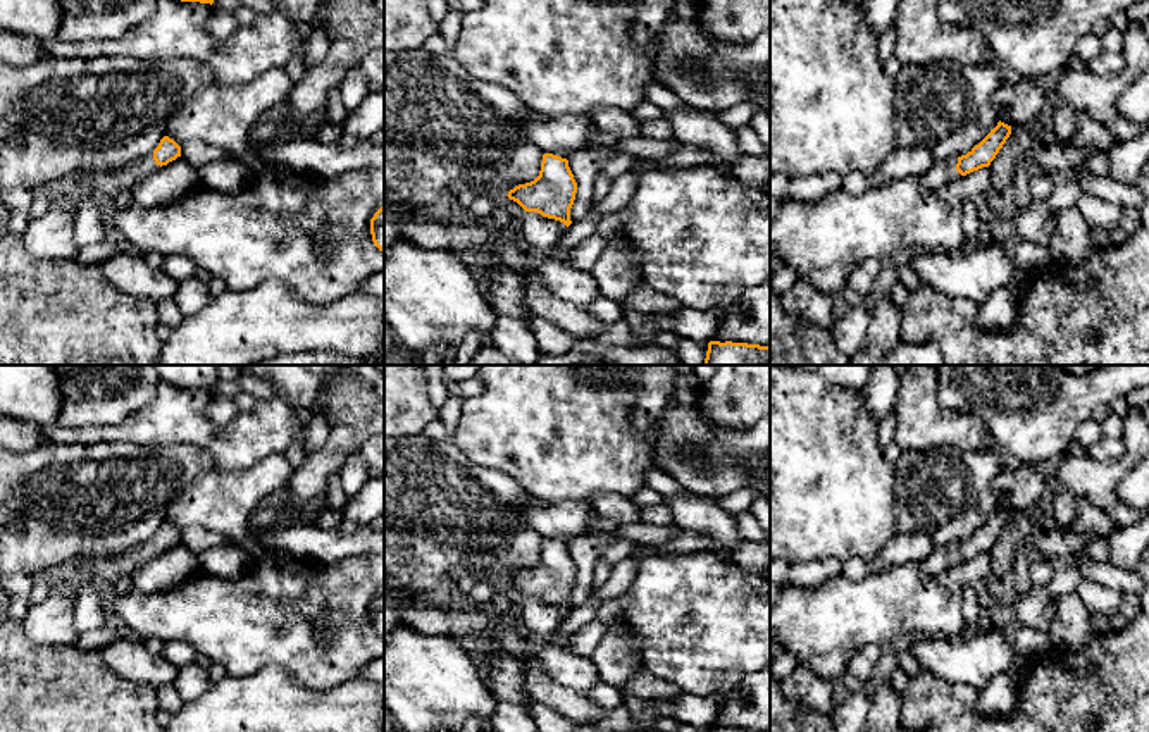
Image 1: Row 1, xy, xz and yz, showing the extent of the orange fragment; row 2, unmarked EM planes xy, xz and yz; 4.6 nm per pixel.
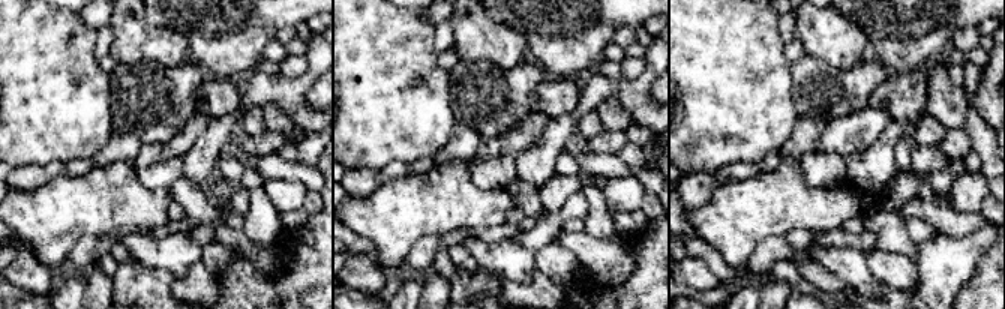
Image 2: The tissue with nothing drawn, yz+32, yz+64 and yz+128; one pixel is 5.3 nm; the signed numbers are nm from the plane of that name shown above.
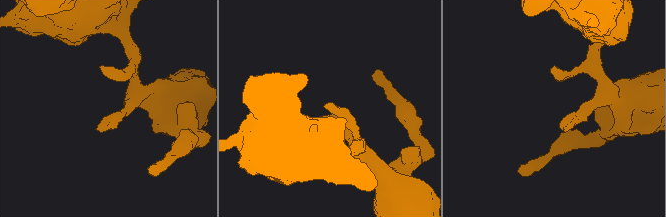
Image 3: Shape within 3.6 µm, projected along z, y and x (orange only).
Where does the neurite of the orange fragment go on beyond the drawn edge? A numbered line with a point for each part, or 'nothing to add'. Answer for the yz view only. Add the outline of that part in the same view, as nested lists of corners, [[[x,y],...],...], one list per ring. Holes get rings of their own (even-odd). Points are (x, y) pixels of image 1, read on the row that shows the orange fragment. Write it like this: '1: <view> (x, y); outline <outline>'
1: yz (943, 171); outline [[[958,157],[946,160],[934,160],[932,167],[920,177],[920,188],[937,193],[939,188],[949,183],[956,172]]]

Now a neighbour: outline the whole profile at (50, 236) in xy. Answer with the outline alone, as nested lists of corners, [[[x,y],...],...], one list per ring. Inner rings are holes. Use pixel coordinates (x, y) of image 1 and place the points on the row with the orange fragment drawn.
[[[72,200],[52,203],[40,219],[29,220],[22,234],[26,248],[38,258],[76,258],[74,220]]]

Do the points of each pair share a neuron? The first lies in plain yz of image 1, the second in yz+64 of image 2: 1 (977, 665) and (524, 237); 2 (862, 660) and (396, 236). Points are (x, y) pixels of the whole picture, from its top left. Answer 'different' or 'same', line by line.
1: different
2: different

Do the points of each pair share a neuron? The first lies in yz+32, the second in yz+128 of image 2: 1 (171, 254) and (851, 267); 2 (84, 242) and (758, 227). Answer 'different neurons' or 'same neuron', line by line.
1: same neuron
2: different neurons

